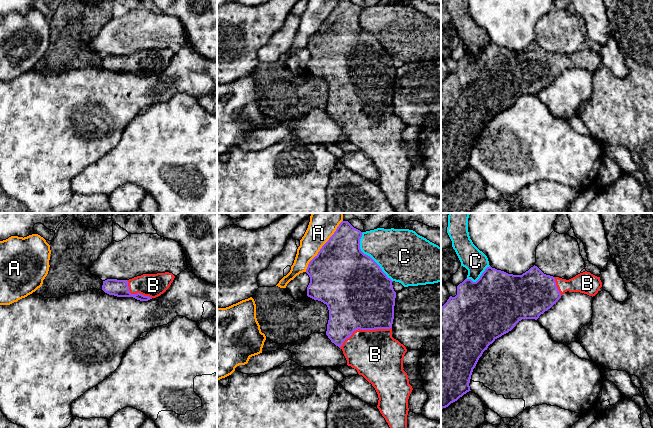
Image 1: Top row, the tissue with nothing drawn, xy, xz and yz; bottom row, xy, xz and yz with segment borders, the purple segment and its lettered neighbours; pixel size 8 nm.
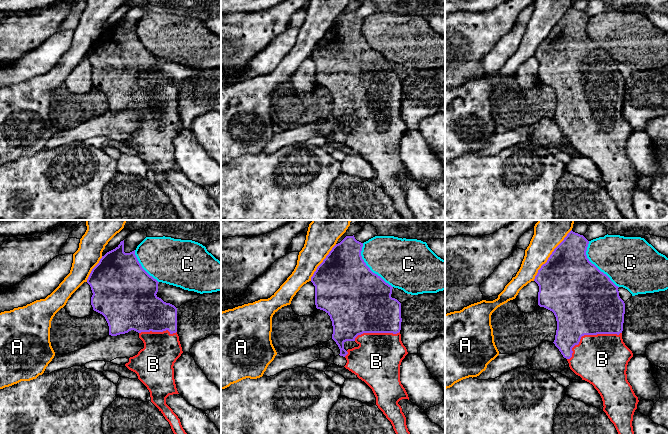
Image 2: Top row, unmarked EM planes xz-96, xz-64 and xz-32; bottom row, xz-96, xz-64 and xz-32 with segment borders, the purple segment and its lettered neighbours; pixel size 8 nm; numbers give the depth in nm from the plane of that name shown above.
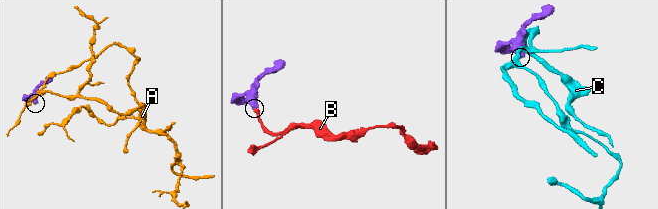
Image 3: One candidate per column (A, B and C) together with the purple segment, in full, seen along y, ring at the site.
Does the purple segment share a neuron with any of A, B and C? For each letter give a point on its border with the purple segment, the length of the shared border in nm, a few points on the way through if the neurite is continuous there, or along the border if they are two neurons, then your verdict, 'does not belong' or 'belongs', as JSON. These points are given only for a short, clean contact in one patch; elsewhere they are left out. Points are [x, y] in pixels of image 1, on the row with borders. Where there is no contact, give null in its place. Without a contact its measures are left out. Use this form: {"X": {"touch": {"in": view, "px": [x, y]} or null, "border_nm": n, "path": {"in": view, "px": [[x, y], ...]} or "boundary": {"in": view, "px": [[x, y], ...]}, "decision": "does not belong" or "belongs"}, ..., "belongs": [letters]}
{"A": {"touch": {"in": "xz", "px": [322, 246]}, "border_nm": 500, "decision": "does not belong"}, "B": {"touch": {"in": "xz", "px": [364, 329]}, "border_nm": 460, "decision": "belongs"}, "C": {"touch": {"in": "xz", "px": [369, 256]}, "border_nm": 460, "decision": "does not belong"}, "belongs": ["B"]}

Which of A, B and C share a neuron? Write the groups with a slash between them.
A / B / C

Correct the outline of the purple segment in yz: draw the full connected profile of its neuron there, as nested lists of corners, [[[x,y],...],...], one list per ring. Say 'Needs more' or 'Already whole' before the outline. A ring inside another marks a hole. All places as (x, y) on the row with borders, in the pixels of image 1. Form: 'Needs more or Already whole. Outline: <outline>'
Needs more. Outline: [[[535,265],[522,275],[508,274],[489,266],[476,282],[466,278],[457,286],[457,295],[450,296],[441,307],[441,409],[471,391],[471,375],[483,352],[519,321],[537,320],[567,291],[593,297],[601,287],[600,277],[590,272],[566,280],[546,275]]]

